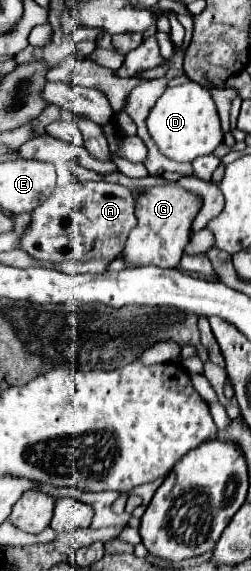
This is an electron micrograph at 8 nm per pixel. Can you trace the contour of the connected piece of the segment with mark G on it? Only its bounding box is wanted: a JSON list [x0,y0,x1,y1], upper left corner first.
[122,184,202,268]

